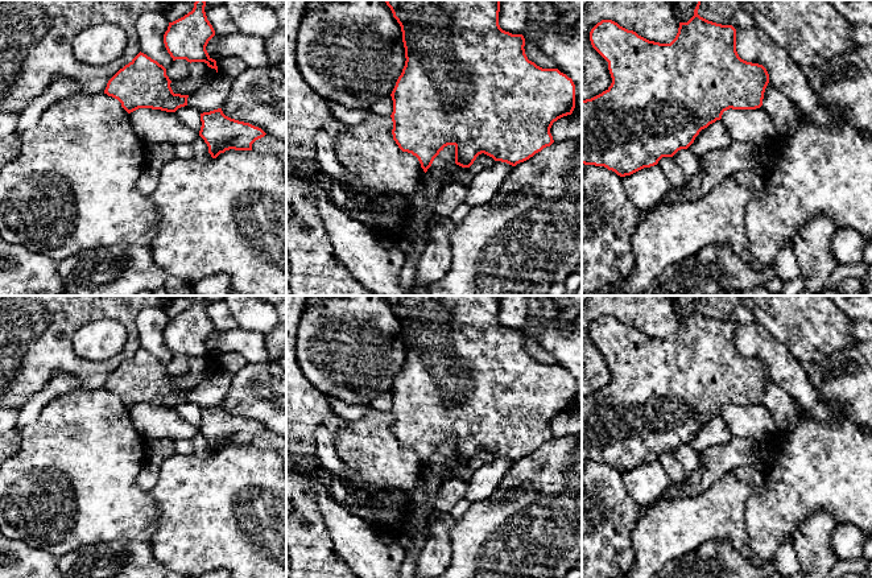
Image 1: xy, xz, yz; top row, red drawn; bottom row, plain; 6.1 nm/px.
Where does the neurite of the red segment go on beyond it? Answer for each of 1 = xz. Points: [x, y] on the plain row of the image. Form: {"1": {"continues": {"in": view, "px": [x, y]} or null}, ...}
{"1": {"continues": null}}

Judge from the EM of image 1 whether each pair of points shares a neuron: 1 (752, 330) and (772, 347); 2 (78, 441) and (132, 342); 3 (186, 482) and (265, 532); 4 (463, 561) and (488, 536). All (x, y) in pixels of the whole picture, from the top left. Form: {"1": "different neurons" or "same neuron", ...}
{"1": "same neuron", "2": "different neurons", "3": "same neuron", "4": "same neuron"}

